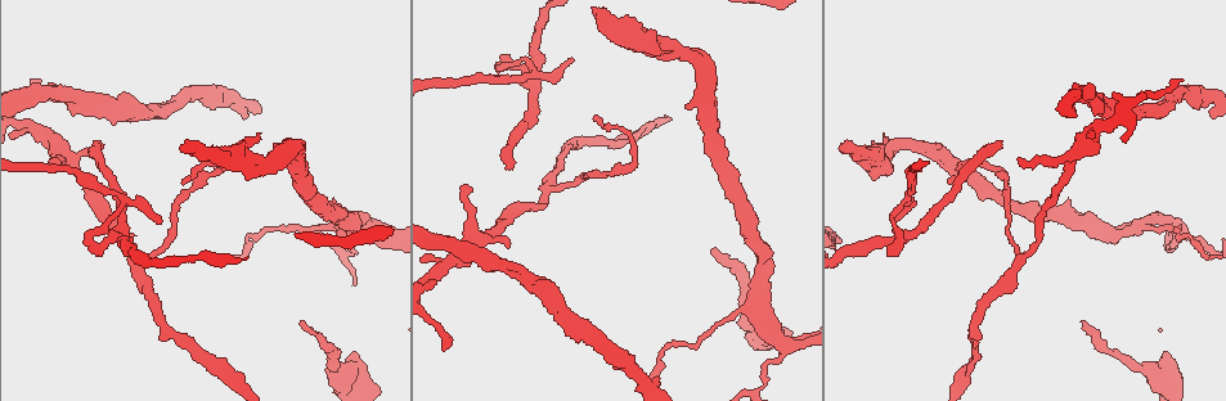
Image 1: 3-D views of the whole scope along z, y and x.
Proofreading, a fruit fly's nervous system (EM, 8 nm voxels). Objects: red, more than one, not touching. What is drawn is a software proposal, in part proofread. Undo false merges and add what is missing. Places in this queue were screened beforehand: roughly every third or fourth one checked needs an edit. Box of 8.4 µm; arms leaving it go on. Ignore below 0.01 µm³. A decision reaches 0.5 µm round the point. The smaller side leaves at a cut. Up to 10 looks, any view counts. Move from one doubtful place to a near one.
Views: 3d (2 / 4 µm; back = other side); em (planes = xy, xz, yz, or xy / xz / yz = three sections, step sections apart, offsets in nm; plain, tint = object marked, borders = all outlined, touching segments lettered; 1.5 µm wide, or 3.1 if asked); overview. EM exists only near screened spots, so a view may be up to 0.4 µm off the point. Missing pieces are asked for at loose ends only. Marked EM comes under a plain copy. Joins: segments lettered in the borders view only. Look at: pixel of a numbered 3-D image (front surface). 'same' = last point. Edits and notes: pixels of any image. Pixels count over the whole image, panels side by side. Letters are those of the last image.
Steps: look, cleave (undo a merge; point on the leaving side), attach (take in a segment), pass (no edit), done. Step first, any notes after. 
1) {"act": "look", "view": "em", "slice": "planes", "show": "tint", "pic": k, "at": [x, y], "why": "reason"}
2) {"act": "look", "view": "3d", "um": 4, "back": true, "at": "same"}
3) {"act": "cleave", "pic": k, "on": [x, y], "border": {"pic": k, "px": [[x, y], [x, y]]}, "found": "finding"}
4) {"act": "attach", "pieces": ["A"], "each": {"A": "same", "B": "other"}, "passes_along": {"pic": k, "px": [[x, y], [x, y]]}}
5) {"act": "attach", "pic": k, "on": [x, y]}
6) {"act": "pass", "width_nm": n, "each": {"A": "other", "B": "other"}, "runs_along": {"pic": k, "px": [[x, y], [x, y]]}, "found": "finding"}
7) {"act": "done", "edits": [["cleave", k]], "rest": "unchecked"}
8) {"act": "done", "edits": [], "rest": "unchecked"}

{"act": "look", "view": "3d", "um": 4, "pic": 1, "at": [1080, 152], "why": "two arms in line, one across"}

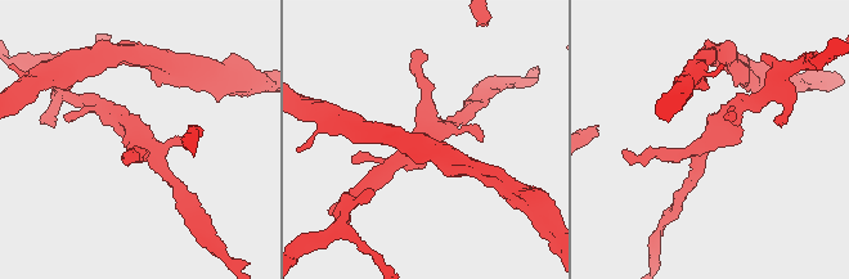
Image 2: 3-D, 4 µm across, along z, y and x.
{"act": "look", "view": "em", "slice": "planes", "show": "borders", "pic": 2, "at": [139, 136]}

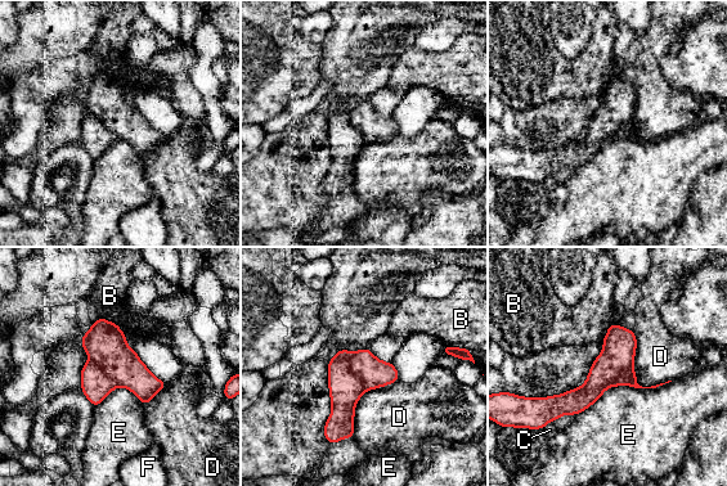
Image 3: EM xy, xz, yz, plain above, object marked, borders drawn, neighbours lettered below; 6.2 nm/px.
{"act": "cleave", "pic": 3, "on": [574, 401], "each": {"B": "other", "C": "other", "D": "other", "E": "other", "F": "other"}, "part_leaving": {"pic": 3, "px": [[633, 379], [575, 401], [542, 403]]}, "found": "a second neuron is stuck on"}

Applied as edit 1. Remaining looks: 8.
{"act": "look", "view": "overview"}

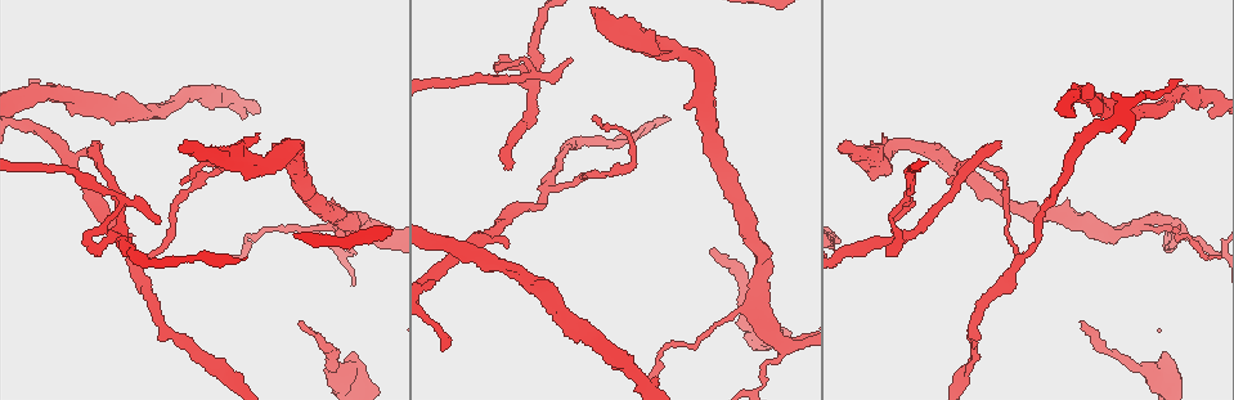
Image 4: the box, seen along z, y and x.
{"act": "look", "view": "3d", "um": 4, "pic": 4, "at": [999, 144], "why": "tapers out"}

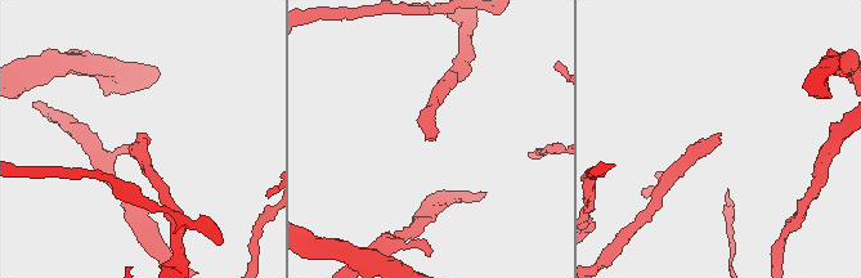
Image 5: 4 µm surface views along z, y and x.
{"act": "look", "view": "em", "slice": "planes", "show": "borders", "pic": 5, "at": [717, 133]}

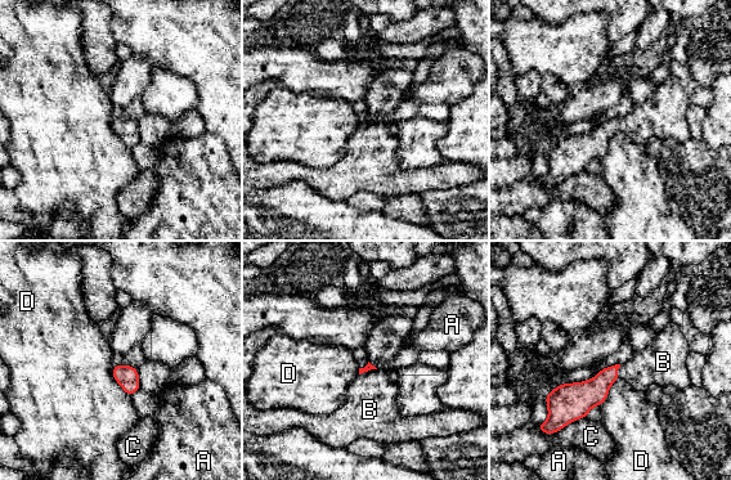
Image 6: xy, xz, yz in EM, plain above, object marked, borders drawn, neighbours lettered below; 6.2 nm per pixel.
{"act": "attach", "pic": 6, "on": [655, 364], "each": {"A": "other", "B": "same", "C": "other", "D": "other"}, "passes_along": {"pic": 6, "px": [[584, 395], [617, 372], [655, 364]]}, "found": "the neuron continues"}

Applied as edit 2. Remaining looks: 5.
{"act": "look", "view": "em", "slice": "planes", "show": "tint", "pic": 4, "at": [545, 193], "why": "two arms in line, one across"}

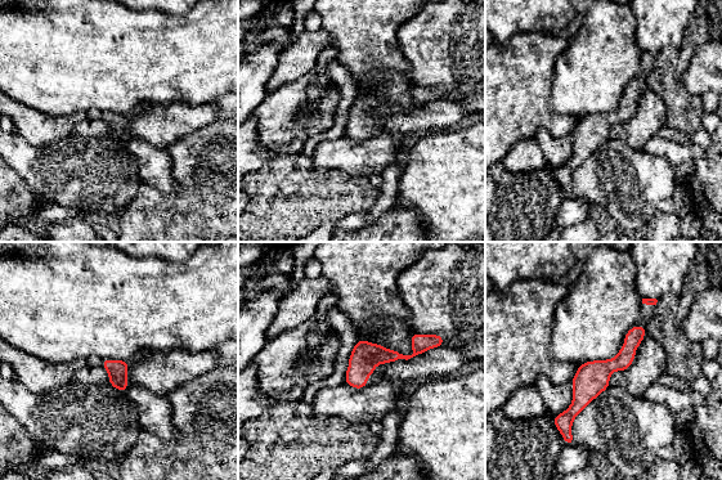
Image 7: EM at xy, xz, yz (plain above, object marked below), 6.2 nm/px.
{"act": "look", "view": "em", "slice": "planes", "show": "borders", "at": "same"}

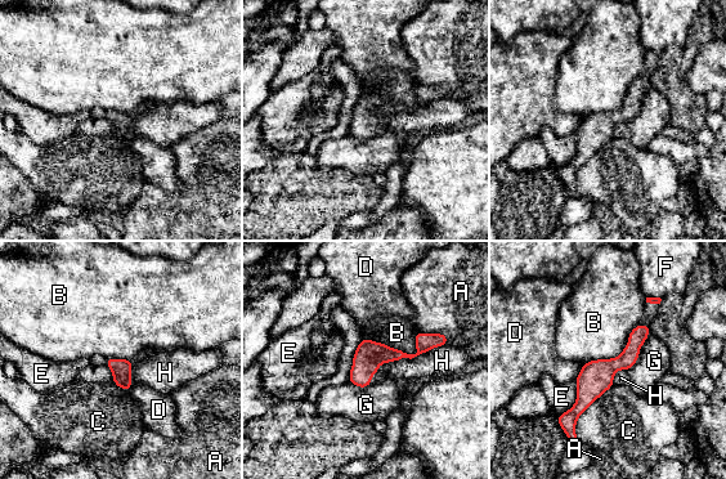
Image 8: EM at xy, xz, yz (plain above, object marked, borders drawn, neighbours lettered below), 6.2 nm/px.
{"act": "pass", "each": {"A": "other", "B": "other", "C": "other", "D": "other", "E": "other", "F": "other", "G": "other", "H": "other"}, "border": {"pic": 8, "px": [[362, 338], [407, 353], [417, 352]]}, "found": "one neuron here"}

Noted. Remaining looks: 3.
{"act": "look", "view": "em", "slice": "xz", "step": 4, "show": "tint", "pic": 4, "at": [595, 115], "why": "thin end"}

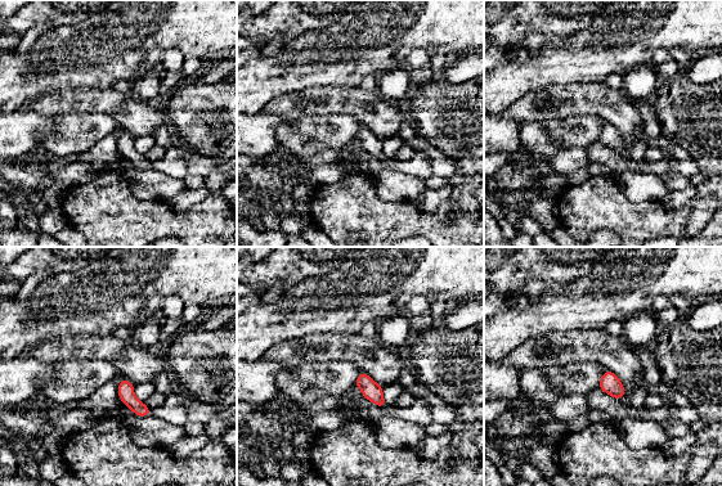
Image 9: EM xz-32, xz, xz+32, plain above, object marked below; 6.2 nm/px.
{"act": "look", "view": "em", "slice": "planes", "show": "borders", "at": "same"}

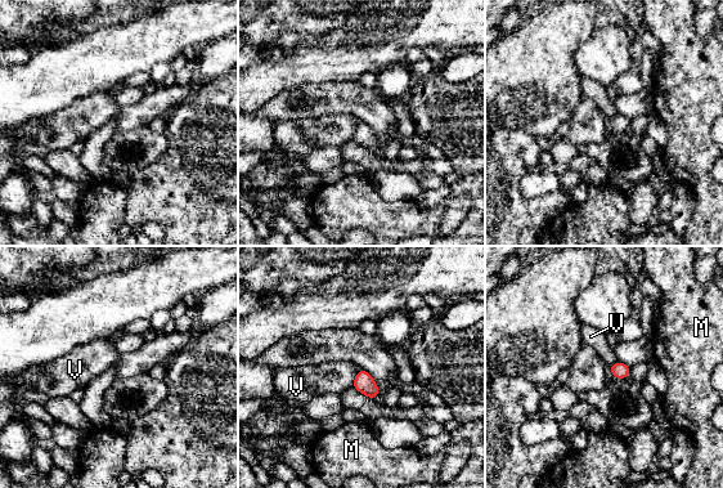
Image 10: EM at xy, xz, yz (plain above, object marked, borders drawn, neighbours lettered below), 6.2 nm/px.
{"act": "pass", "each": {"M": "other", "V": "other"}, "border": {"pic": 10, "px": [[356, 372], [351, 385]]}, "found": "none of them fits"}

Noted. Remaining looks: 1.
{"act": "done", "edits": [["cleave", 3], ["attach", 6]], "rest": "unchecked"}

